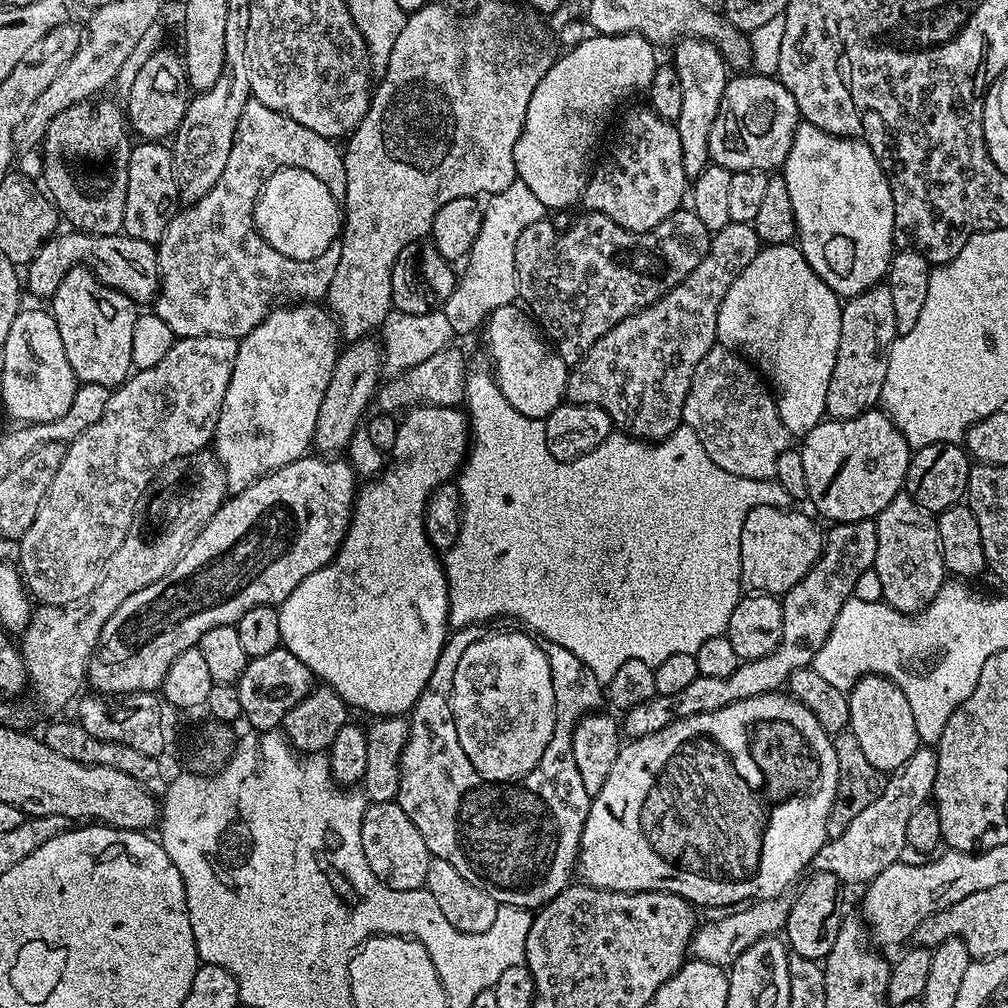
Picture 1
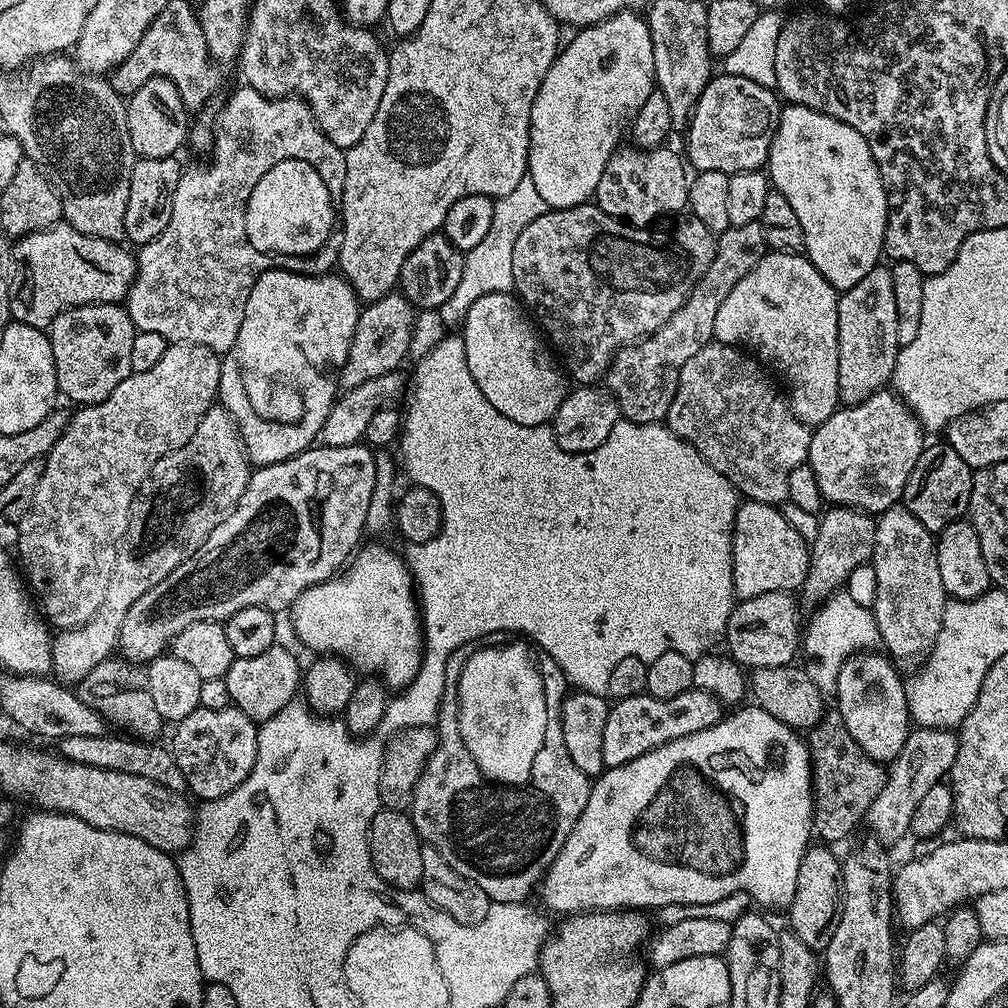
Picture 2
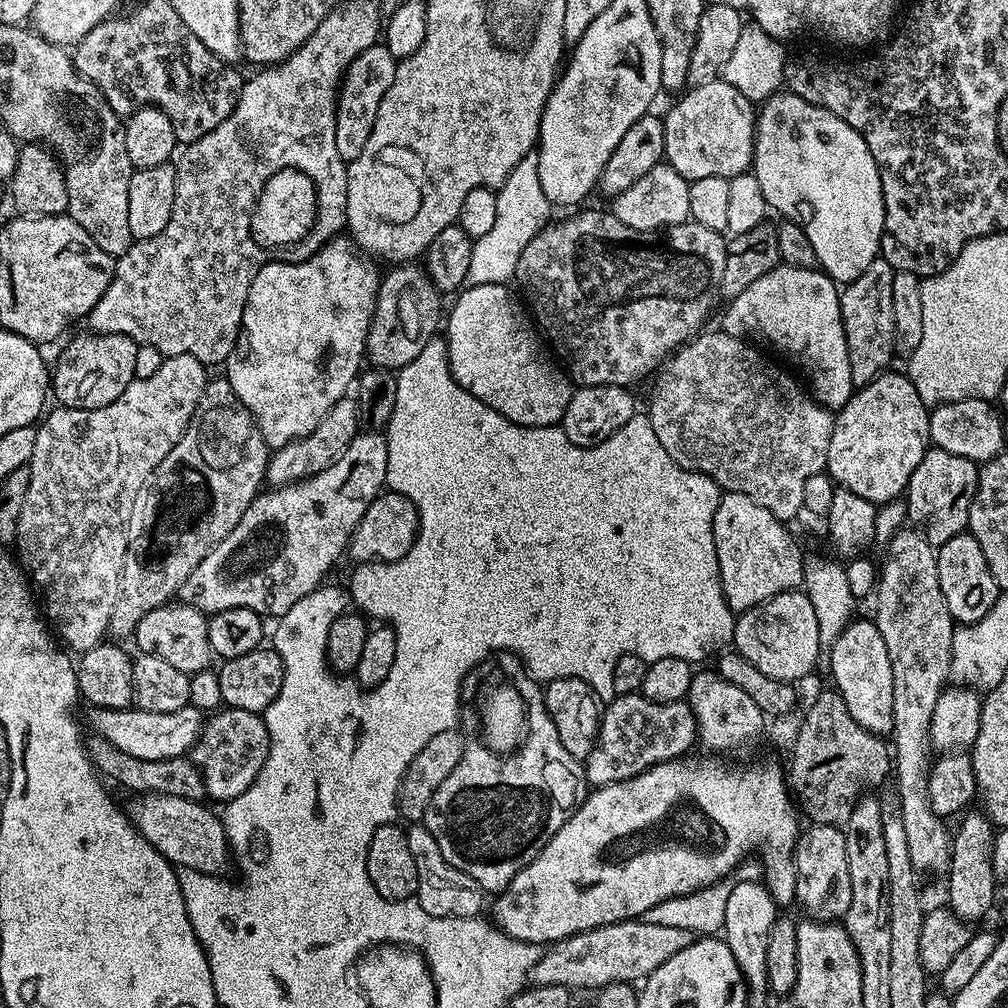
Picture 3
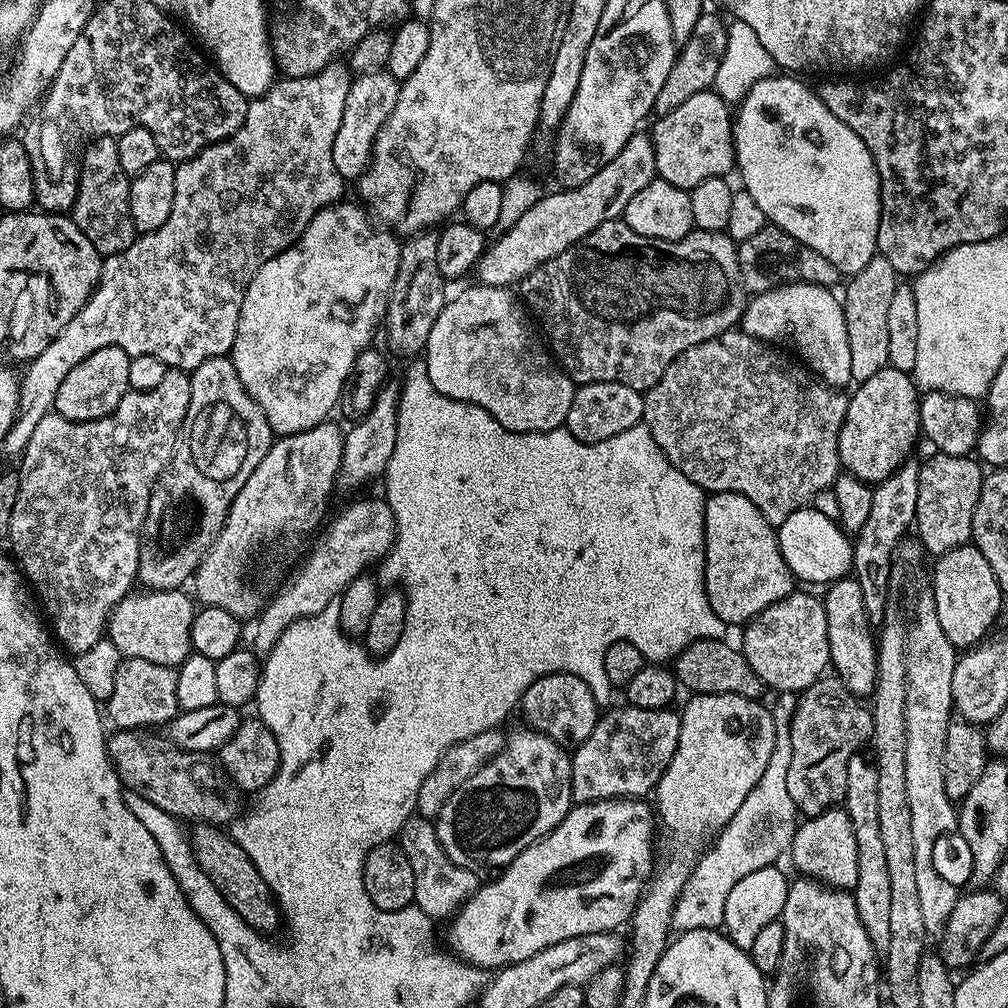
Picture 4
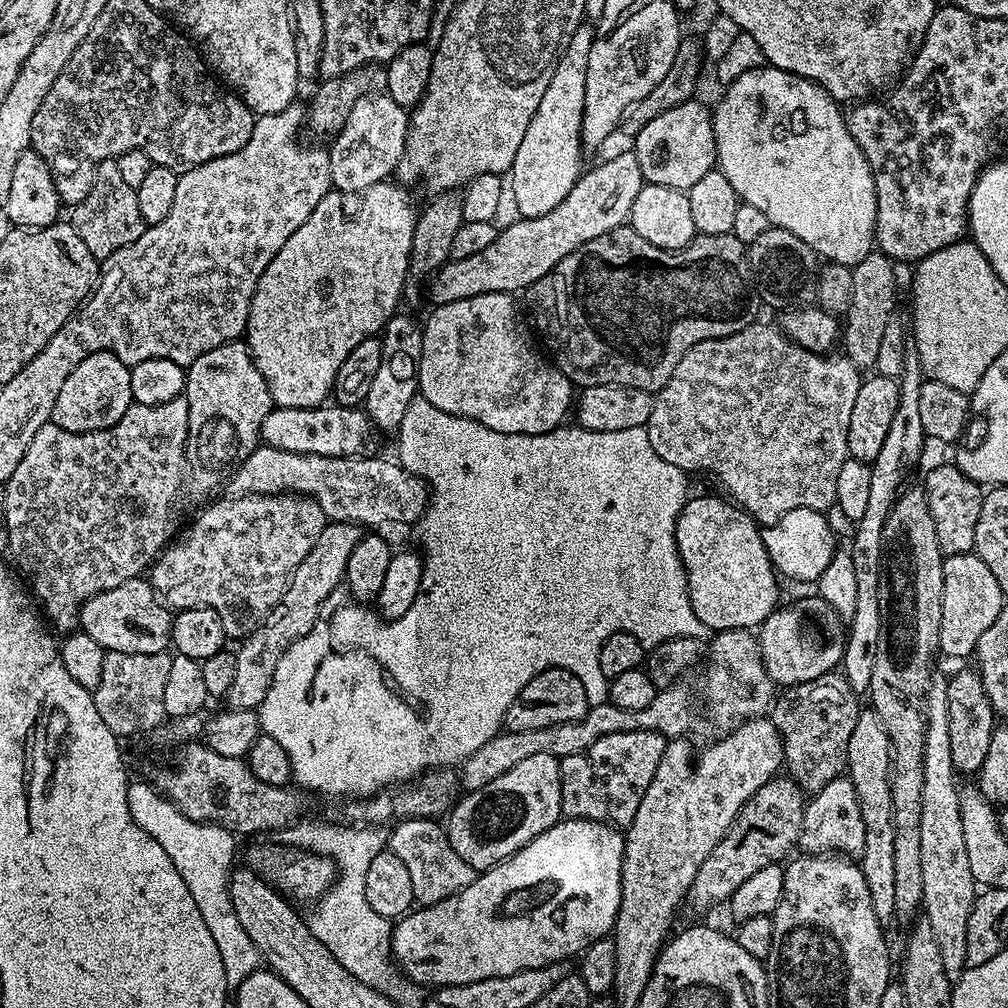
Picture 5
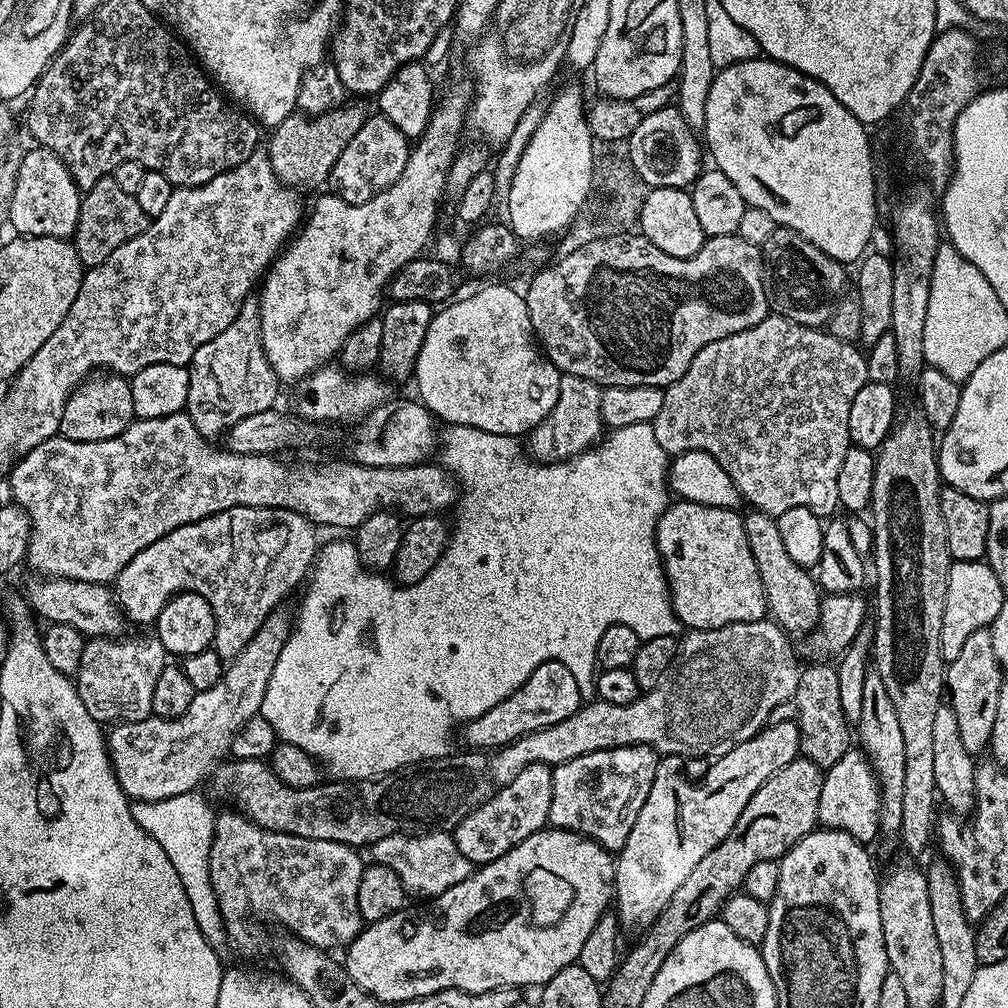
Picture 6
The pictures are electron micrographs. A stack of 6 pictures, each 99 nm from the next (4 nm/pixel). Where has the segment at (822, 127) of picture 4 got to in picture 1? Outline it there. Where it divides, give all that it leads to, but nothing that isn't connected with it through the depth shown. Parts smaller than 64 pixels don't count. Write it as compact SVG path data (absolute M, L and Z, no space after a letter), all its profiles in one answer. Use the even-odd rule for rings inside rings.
M801 122L782 175L794 205L798 247L806 262L841 298L881 283L894 255L894 198L878 158L861 140L835 136Z

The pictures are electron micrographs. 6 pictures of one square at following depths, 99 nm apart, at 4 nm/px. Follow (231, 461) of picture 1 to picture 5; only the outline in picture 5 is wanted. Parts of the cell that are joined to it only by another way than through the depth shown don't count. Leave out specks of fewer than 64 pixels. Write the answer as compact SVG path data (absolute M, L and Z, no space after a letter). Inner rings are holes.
M392 183L375 184L361 192L338 192L335 190L328 192L326 198L322 198L322 202L318 202L318 206L314 206L314 210L310 210L310 218L306 218L306 222L302 222L302 226L298 226L298 230L294 230L294 234L290 234L290 238L286 238L286 246L282 246L282 250L278 250L278 254L274 254L270 266L266 266L262 278L258 278L258 286L254 290L250 302L246 343L262 378L266 378L266 386L270 390L275 407L321 407L332 396L334 378L342 367L342 362L346 362L350 350L354 350L354 346L358 346L358 342L366 342L366 338L383 333L386 322L391 316L395 316L401 307L400 295L402 297L405 295L406 285L410 280L408 263L410 262L410 246L414 246L414 226L416 225L418 208L417 205L412 205L412 196L408 193L411 191L403 183Z

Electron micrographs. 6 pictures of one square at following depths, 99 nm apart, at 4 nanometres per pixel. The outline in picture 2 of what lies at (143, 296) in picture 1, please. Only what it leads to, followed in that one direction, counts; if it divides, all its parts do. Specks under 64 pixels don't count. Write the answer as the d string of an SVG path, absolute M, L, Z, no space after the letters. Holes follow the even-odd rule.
M66 222L55 224L52 228L47 228L41 232L33 232L30 236L19 237L12 244L12 263L14 265L14 271L12 273L13 290L12 297L10 298L10 310L12 311L12 320L21 324L29 324L35 328L44 330L47 329L54 322L54 318L58 318L60 312L64 312L70 306L78 304L119 304L125 299L130 290L130 286L136 281L136 258L135 255L126 249L120 248L119 243L103 240L102 238L94 238L90 234L82 234L78 230L74 230Z

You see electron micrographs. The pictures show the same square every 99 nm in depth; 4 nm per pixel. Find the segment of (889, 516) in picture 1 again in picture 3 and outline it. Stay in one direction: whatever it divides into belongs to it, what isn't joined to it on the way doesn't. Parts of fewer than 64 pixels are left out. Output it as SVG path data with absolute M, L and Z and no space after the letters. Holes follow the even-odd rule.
M905 526L894 534L894 538L883 552L884 565L879 565L874 593L874 619L882 634L882 642L886 642L886 650L890 654L890 670L894 674L894 726L890 733L890 744L894 749L896 792L900 795L898 811L906 829L910 862L914 862L918 870L940 867L943 869L950 856L950 828L948 832L947 826L944 825L947 823L941 816L934 814L928 801L928 768L924 759L927 758L928 752L930 753L930 718L934 718L934 706L938 706L938 698L950 680L954 621L946 606L946 598L942 598L942 586L938 586L936 548L926 542L922 533L911 526Z

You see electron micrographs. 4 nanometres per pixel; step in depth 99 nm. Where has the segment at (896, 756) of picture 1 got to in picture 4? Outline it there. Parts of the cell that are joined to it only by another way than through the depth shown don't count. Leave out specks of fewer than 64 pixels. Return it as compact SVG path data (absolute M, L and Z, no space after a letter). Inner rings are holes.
M845 578L827 585L825 592L828 593L823 593L822 599L828 619L826 632L830 638L831 667L852 693L861 698L871 697L876 690L878 640L866 614L866 602L862 602L862 586L858 586L855 578Z

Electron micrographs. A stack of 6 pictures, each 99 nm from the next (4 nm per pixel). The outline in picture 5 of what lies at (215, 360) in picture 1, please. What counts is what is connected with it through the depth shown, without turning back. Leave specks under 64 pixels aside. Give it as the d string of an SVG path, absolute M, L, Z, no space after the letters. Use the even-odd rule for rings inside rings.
M181 394L176 398L170 398L170 402L162 402L158 406L142 406L134 402L126 410L126 414L122 414L122 418L118 418L118 422L114 422L114 426L97 432L67 432L57 424L49 422L38 430L38 434L34 434L34 442L30 442L30 446L26 446L26 454L22 454L22 462L18 462L18 470L14 470L14 474L10 474L8 483L2 488L2 494L6 498L6 510L2 514L2 520L8 523L6 525L8 552L16 559L15 567L19 569L23 579L30 585L35 599L39 603L40 600L44 603L43 615L47 617L51 627L57 633L71 634L77 631L80 622L80 608L85 602L94 598L94 594L114 590L114 586L122 586L122 582L137 579L143 573L140 571L144 567L145 571L164 551L170 540L168 531L172 528L171 522L168 521L168 515L171 514L172 503L175 502L176 495L180 492L180 483L183 480L185 483L186 480L184 447L187 437L188 397Z

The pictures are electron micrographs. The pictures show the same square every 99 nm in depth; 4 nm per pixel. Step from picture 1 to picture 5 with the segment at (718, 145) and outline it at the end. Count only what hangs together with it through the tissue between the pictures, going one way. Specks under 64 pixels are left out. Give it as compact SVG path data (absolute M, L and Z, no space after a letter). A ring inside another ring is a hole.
M695 98L646 122L646 126L642 126L642 130L634 137L634 144L642 174L650 184L687 190L717 167L712 112L709 105L702 104Z

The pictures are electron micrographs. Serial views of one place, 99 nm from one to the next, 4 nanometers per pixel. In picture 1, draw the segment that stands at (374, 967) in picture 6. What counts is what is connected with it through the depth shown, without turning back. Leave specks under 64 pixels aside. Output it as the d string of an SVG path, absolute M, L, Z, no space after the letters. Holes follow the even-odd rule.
M783 691L742 698L742 702L730 702L730 706L722 706L713 712L671 720L654 734L646 734L638 740L628 740L621 747L618 758L614 758L614 766L606 777L606 786L602 786L602 790L598 790L598 794L592 797L586 826L582 830L580 849L576 855L575 871L579 879L595 888L615 892L678 894L692 901L693 905L705 904L708 908L720 908L716 910L785 895L789 891L787 888L801 879L800 871L811 865L818 850L828 839L826 818L838 790L838 756L832 742L833 737L820 725L818 718L814 718L814 714L806 710L802 702Z

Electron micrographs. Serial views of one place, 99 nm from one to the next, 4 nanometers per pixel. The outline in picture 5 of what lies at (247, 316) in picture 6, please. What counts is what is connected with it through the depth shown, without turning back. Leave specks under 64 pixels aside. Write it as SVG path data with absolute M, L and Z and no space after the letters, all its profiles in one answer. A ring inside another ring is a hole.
M243 339L204 352L187 365L183 395L188 397L188 437L184 462L190 484L200 492L212 492L227 481L251 457L261 443L260 427L273 410L266 378L252 360Z

